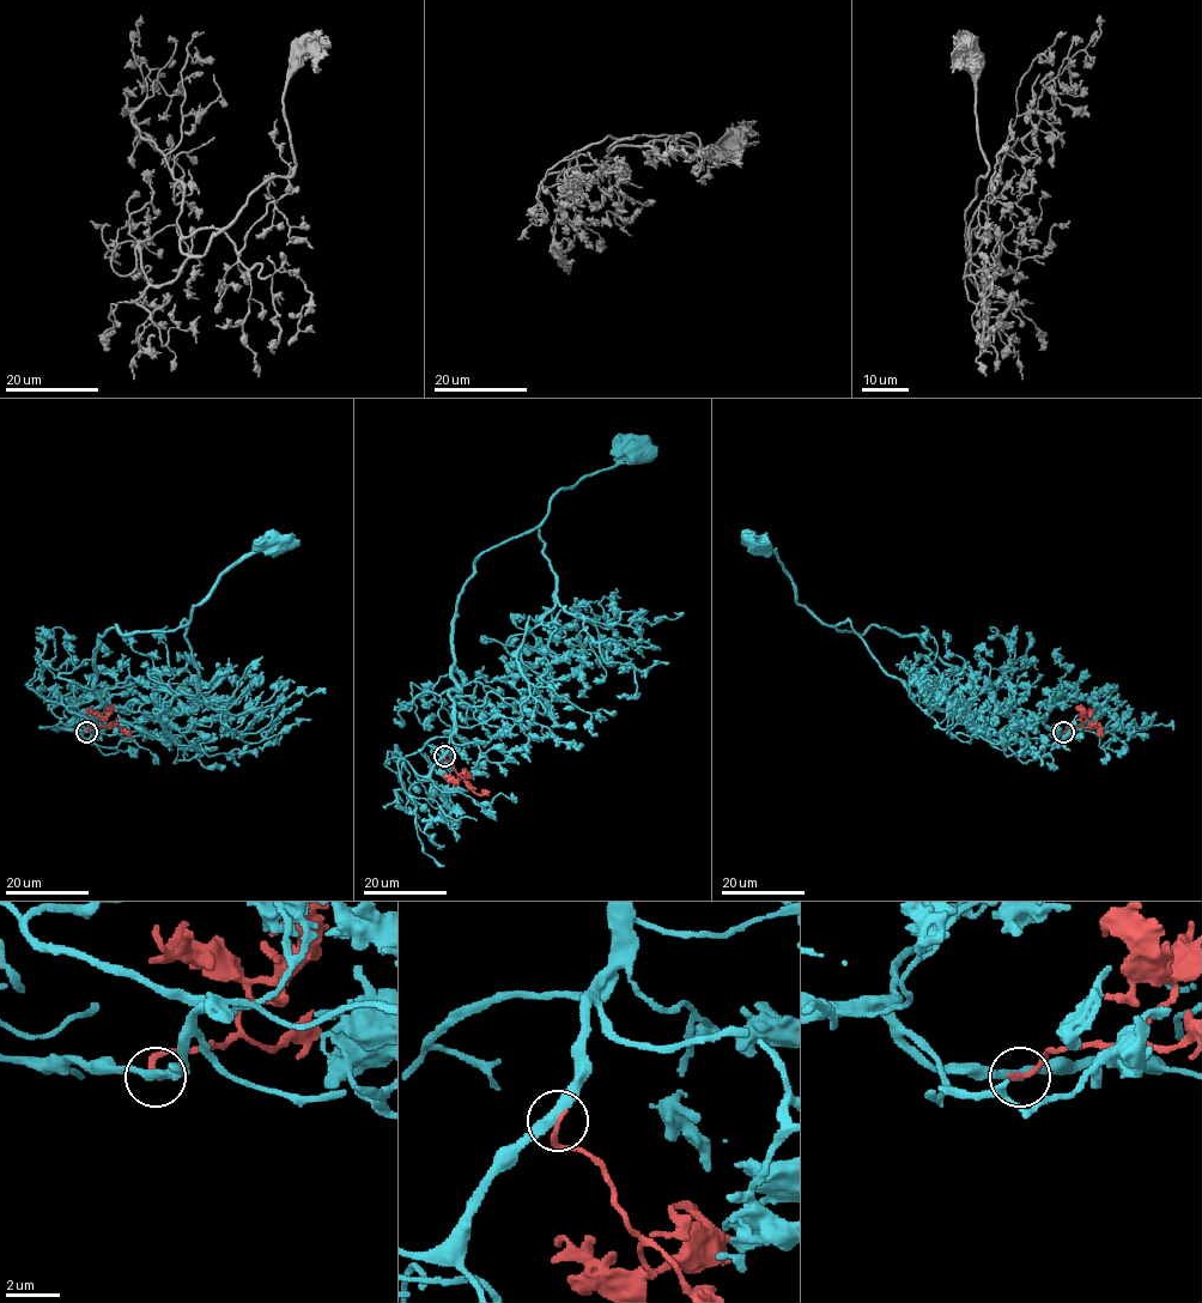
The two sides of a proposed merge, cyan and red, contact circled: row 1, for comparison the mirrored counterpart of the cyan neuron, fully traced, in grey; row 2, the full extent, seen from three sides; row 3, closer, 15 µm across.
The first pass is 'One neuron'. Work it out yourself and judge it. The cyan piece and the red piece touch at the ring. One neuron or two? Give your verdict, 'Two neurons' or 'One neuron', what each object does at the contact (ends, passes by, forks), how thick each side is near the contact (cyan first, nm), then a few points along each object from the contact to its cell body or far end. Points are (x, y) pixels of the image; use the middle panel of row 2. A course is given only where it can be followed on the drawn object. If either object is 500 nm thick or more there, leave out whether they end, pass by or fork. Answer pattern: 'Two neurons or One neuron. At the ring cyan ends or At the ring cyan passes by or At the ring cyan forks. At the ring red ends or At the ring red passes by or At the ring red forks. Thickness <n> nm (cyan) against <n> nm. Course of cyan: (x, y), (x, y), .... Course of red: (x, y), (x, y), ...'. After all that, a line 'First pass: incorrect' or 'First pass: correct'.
One neuron. At the ring cyan passes by. At the ring red ends. Thickness 320 nm (cyan) against 240 nm. Course of cyan: (444, 756), (453, 733), (449, 694), (459, 686), (453, 619), (474, 562), (530, 532), (560, 490), (633, 454). Course of red: (444, 756), (474, 792), (490, 791)
First pass: correct

